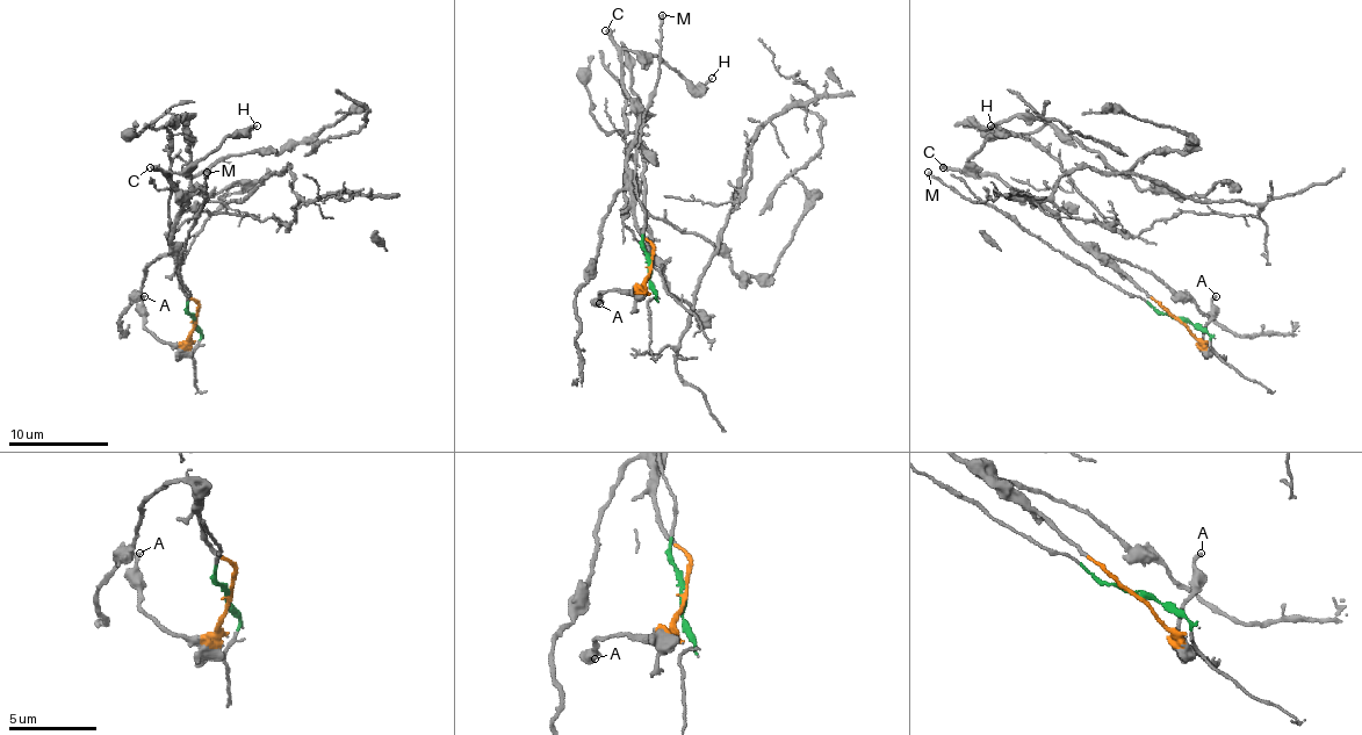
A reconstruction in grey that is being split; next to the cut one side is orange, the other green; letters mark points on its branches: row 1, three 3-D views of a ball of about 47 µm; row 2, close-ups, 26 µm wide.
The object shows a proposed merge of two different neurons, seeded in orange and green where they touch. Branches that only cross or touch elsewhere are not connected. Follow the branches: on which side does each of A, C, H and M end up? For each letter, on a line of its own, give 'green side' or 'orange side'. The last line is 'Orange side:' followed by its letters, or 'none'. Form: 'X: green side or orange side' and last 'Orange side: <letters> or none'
A: orange side
C: orange side
H: orange side
M: green side
Orange side: A, C, H

